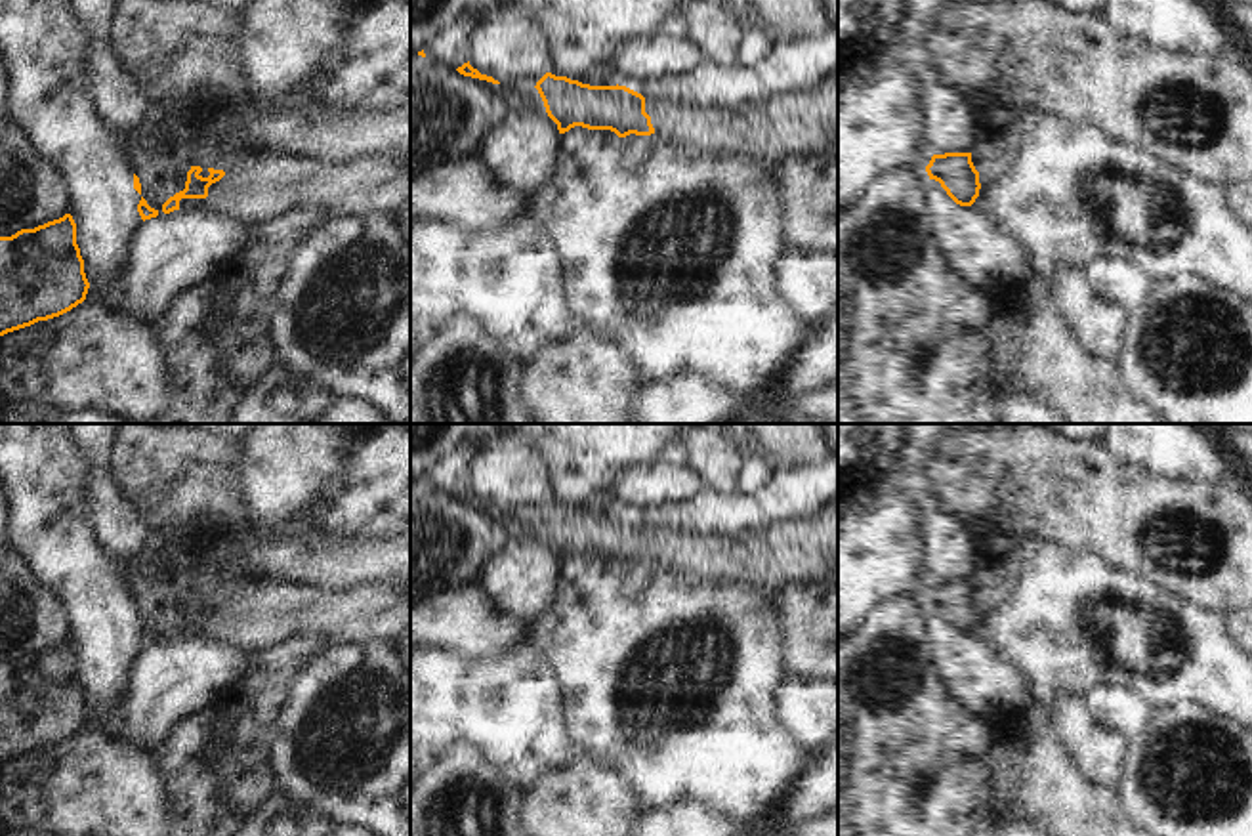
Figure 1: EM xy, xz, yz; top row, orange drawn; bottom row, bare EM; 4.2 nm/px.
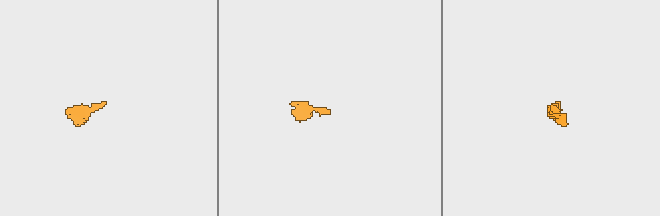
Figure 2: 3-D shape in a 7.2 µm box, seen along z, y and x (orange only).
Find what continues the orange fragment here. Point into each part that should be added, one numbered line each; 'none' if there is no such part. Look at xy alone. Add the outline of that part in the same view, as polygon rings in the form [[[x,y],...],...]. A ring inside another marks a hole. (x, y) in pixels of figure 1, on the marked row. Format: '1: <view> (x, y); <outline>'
1: xy (264, 186); [[[248,153],[231,174],[208,187],[206,206],[248,227],[263,225],[296,206],[311,206],[328,218],[393,216],[410,199],[410,160],[357,157],[344,164],[323,164],[303,157]]]

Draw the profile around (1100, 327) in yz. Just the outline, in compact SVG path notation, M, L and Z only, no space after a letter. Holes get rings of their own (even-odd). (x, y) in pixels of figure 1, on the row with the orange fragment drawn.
M1048 269L1048 275L1055 286L1055 302L1075 328L1080 344L1092 355L1116 365L1124 349L1128 313L1118 305L1111 305L1099 298L1099 294L1090 284L1086 269Z

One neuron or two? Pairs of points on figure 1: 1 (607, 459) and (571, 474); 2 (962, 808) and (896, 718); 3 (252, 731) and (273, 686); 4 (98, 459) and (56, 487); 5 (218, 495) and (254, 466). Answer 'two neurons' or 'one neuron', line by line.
1: one neuron
2: one neuron
3: one neuron
4: two neurons
5: two neurons

